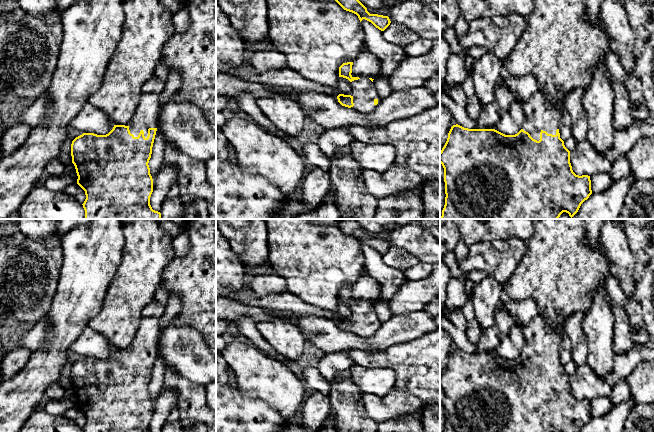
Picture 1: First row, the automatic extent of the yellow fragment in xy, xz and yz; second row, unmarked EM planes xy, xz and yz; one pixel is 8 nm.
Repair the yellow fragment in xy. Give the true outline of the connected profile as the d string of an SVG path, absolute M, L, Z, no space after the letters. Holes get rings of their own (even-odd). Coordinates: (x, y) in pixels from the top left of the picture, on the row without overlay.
M143 316L132 342L126 348L114 349L106 359L83 357L72 365L71 380L78 400L77 408L86 419L83 432L152 432L150 421L153 403L148 387L157 355L159 335L159 318Z

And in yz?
M540 315L523 327L525 345L515 359L505 359L495 353L468 353L453 349L440 375L444 392L444 432L580 432L592 418L588 399L576 399L570 387L570 375L560 362L559 345L563 330L550 329Z

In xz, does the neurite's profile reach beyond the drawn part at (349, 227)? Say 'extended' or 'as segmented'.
as segmented

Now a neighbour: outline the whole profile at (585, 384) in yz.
M649 342L646 345L634 345L633 349L625 354L614 354L613 371L606 378L600 378L589 365L584 364L577 366L576 371L570 375L570 387L572 394L576 399L593 400L600 397L609 397L612 387L621 379L626 377L640 363L654 359L654 342Z

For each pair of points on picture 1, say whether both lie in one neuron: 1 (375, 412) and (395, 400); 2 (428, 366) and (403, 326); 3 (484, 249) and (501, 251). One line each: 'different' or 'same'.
1: same
2: different
3: same

